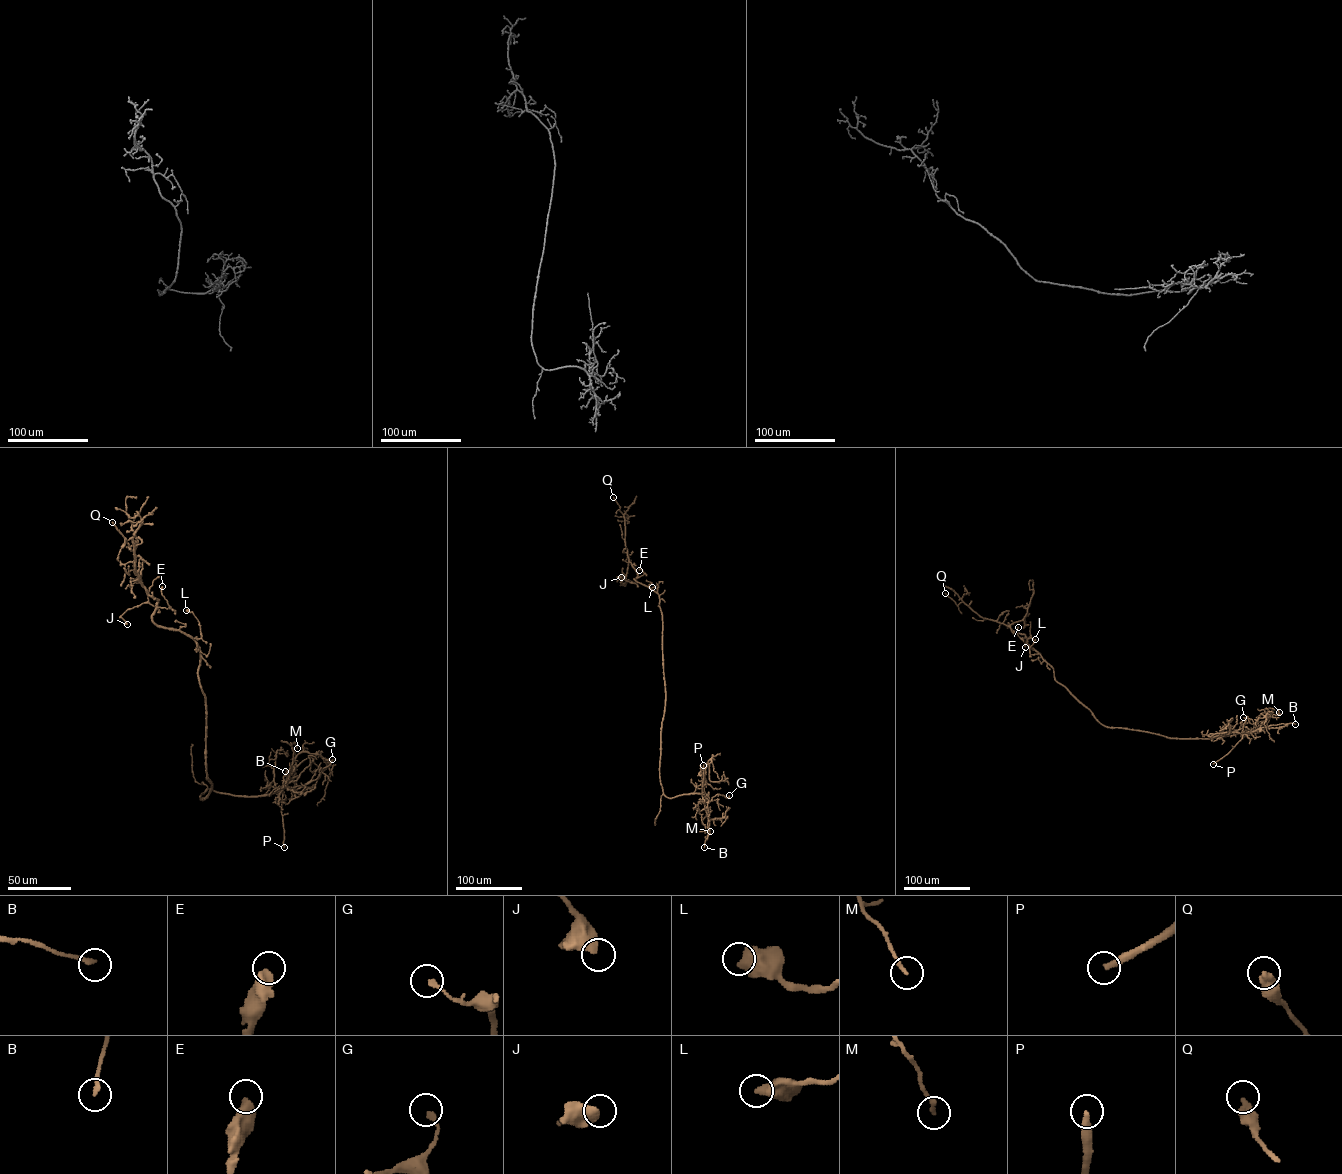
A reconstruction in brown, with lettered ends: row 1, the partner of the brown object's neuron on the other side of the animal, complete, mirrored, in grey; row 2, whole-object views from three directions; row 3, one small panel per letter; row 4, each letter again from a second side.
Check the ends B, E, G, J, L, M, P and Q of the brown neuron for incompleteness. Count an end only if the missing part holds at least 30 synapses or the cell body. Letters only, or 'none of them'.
P

